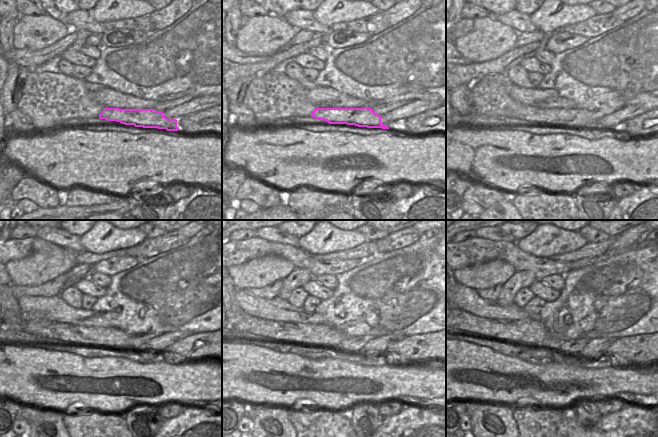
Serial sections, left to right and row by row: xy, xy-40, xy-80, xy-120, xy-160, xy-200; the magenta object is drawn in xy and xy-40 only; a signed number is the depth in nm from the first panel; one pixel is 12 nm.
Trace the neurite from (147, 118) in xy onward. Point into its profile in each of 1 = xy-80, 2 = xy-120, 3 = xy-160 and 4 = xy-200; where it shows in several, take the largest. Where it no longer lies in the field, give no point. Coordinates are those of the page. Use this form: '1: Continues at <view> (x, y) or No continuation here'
1: Continues at xy-80 (530, 114)
2: Continues at xy-120 (107, 338)
3: Continues at xy-160 (317, 335)
4: Continues at xy-200 (530, 332)

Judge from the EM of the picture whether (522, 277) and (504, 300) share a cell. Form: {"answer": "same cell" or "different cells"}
{"answer": "same cell"}

